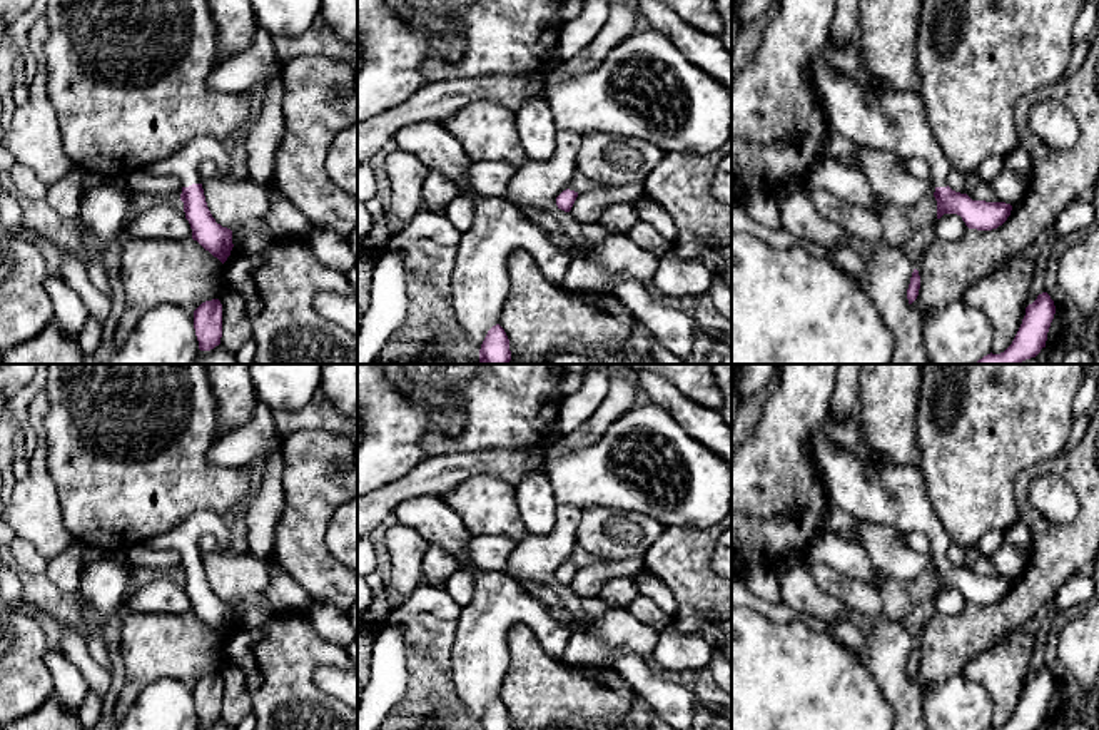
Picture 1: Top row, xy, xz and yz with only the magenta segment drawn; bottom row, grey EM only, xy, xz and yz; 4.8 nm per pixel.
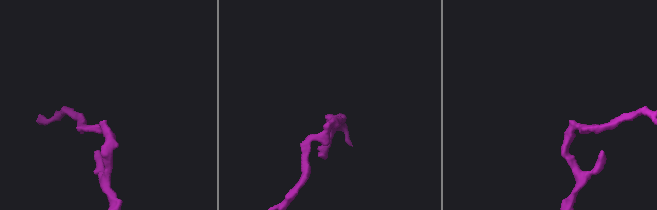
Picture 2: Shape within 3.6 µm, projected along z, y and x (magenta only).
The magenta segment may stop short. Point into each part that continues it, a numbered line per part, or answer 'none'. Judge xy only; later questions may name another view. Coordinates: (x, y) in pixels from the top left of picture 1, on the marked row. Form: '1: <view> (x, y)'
1: xy (184, 164)

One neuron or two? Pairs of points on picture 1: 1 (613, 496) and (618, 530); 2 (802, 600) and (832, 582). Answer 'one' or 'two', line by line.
1: two
2: two

